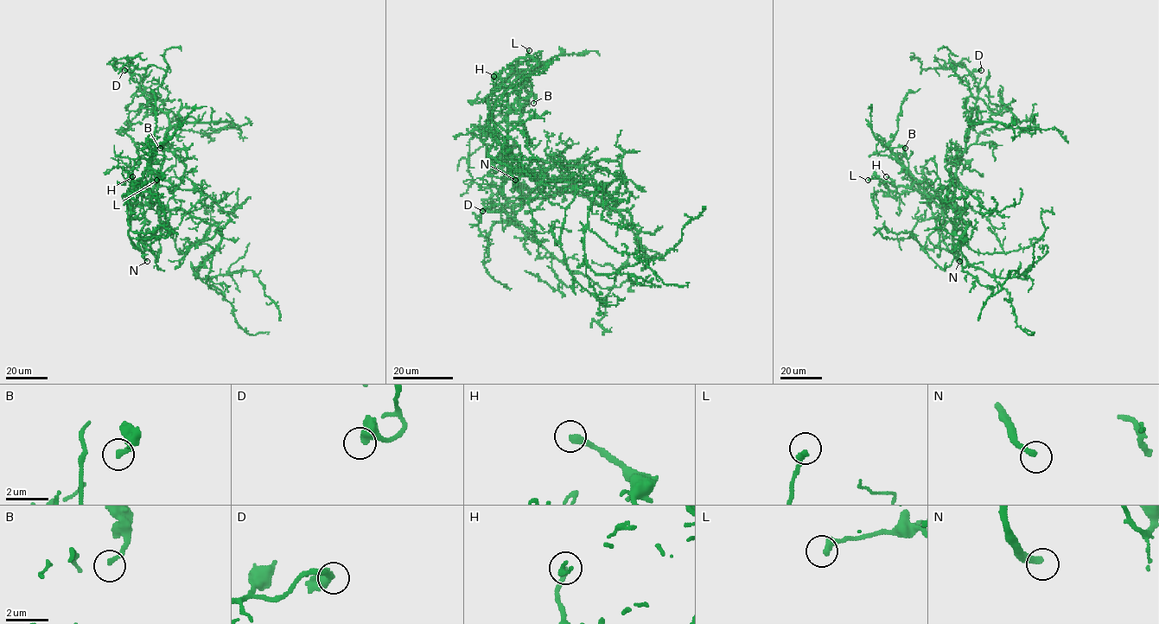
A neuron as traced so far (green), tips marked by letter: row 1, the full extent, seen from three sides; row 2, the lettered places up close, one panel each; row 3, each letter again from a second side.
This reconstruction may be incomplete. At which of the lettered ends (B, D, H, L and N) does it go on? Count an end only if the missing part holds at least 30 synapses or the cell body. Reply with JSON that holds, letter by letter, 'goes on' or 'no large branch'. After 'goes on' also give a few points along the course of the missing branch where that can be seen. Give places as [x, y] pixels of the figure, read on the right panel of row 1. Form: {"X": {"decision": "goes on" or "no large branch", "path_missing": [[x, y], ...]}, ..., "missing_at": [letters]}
{"B": {"decision": "no large branch"}, "D": {"decision": "no large branch"}, "H": {"decision": "no large branch"}, "L": {"decision": "no large branch"}, "N": {"decision": "goes on", "path_missing": [[959, 261], [967, 281], [966, 293], [972, 299], [972, 308]]}, "missing_at": ["N"]}

